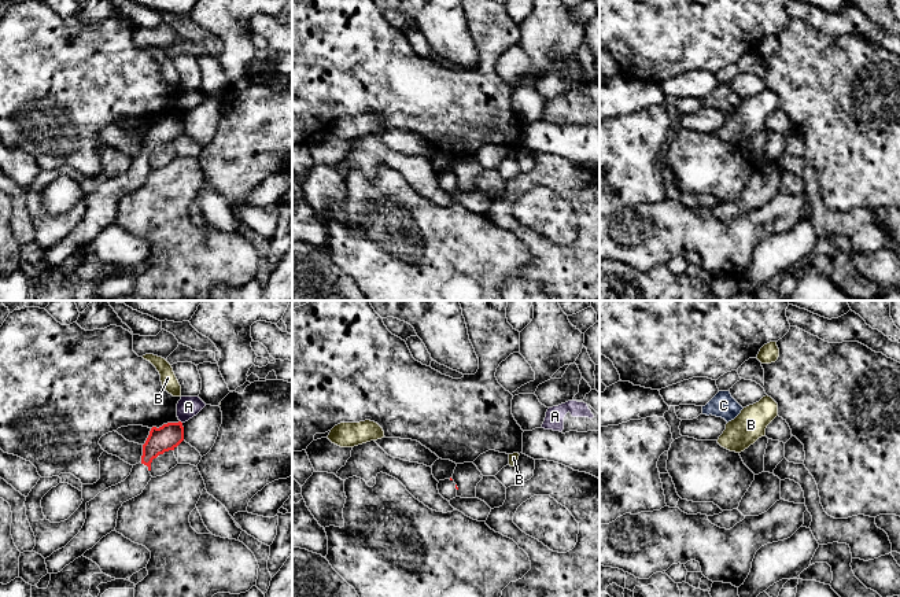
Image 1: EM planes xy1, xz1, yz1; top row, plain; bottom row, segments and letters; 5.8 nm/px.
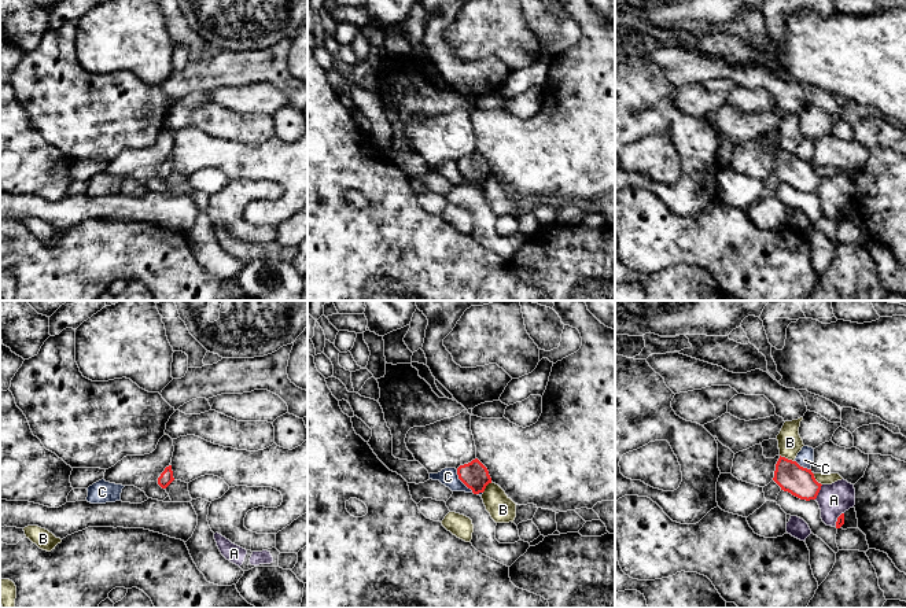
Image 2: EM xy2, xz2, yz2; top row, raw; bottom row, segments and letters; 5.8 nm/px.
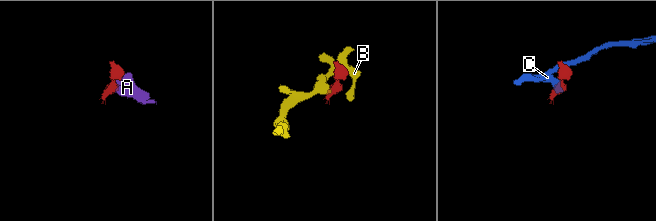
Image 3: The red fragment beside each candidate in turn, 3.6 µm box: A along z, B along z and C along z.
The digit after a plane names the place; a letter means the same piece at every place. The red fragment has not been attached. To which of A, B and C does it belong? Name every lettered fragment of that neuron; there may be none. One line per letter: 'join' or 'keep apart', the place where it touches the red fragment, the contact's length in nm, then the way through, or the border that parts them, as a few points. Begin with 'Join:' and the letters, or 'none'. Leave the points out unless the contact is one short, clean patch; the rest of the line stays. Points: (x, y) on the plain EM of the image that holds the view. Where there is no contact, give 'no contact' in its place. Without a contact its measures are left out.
Join: none
A: keep apart; meets red in yz2 at (818, 184); contact 100 nm long; border along yz2 (822, 177), (814, 191)
B: keep apart; meets red in yz2 at (787, 151); contact 100 nm long; border along yz2 (780, 147), (794, 154)
C: keep apart; meets red in xz2 at (461, 173); contact 170 nm long

